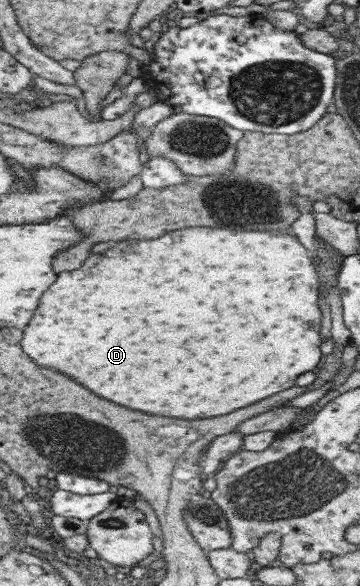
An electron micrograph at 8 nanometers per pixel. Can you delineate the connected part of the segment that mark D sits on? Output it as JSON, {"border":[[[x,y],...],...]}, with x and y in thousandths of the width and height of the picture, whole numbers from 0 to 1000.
{"border":[[[553,386],[475,394],[431,408],[336,411],[283,432],[264,432],[231,457],[175,464],[169,474],[158,474],[158,481],[136,491],[136,502],[119,505],[103,543],[92,543],[67,563],[64,592],[97,618],[114,618],[114,625],[169,631],[231,659],[247,659],[264,672],[369,700],[519,717],[633,708],[664,696],[708,691],[708,686],[756,677],[769,669],[786,671],[814,662],[836,638],[881,631],[900,613],[900,604],[892,604],[900,582],[886,570],[897,549],[897,532],[886,526],[886,488],[889,466],[867,432],[803,394],[658,396]]]}

